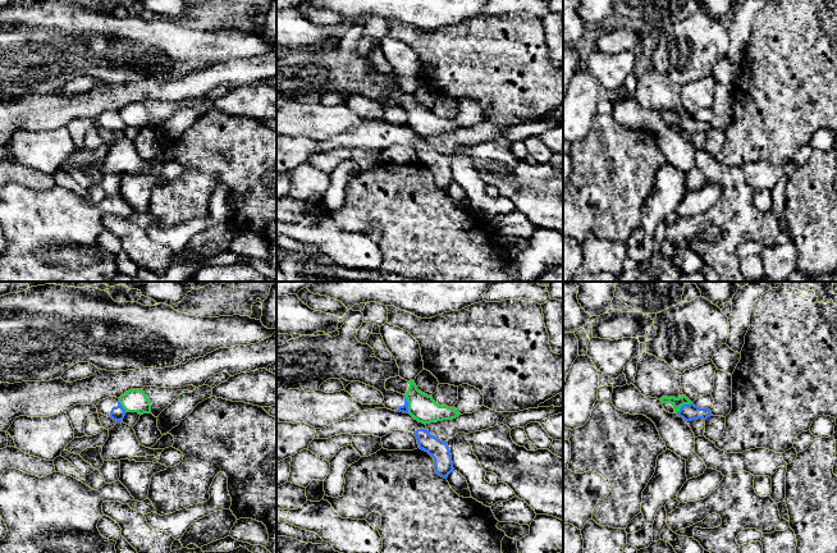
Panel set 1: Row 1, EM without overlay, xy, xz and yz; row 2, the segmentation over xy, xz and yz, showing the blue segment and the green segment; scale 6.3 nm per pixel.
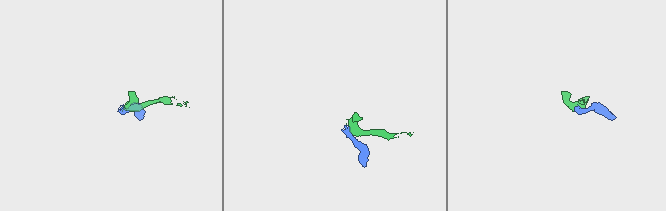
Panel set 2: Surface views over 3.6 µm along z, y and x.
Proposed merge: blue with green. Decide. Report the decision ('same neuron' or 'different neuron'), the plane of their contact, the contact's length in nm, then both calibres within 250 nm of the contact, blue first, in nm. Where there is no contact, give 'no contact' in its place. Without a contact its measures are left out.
different neuron | yz | 120 nm | 110/60 nm

